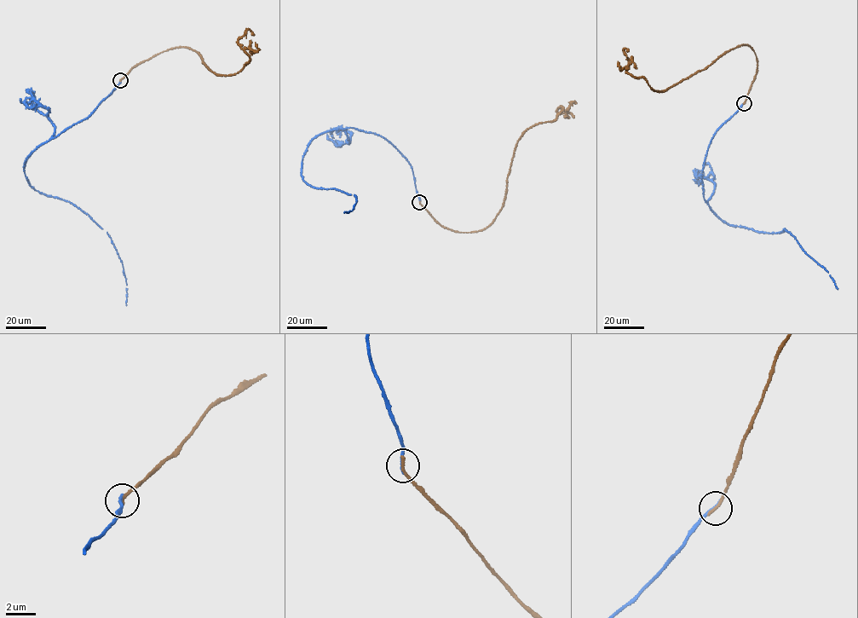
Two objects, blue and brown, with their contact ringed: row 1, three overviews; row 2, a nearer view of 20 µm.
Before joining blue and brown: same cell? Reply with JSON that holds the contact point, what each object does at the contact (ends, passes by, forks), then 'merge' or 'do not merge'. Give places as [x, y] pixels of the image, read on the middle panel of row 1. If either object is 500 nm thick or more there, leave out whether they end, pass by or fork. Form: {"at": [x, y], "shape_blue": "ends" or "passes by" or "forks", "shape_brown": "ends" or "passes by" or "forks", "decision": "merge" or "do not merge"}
{"at": [419, 202], "shape_blue": "ends", "shape_brown": "ends", "decision": "do not merge"}

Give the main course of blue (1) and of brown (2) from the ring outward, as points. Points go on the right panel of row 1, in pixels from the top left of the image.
1: (744, 103), (709, 146), (701, 179), (705, 200), (728, 224), (768, 233), (784, 228), (837, 289)
2: (744, 103), (757, 68), (747, 44), (659, 91), (626, 72), (624, 49), (628, 50)

